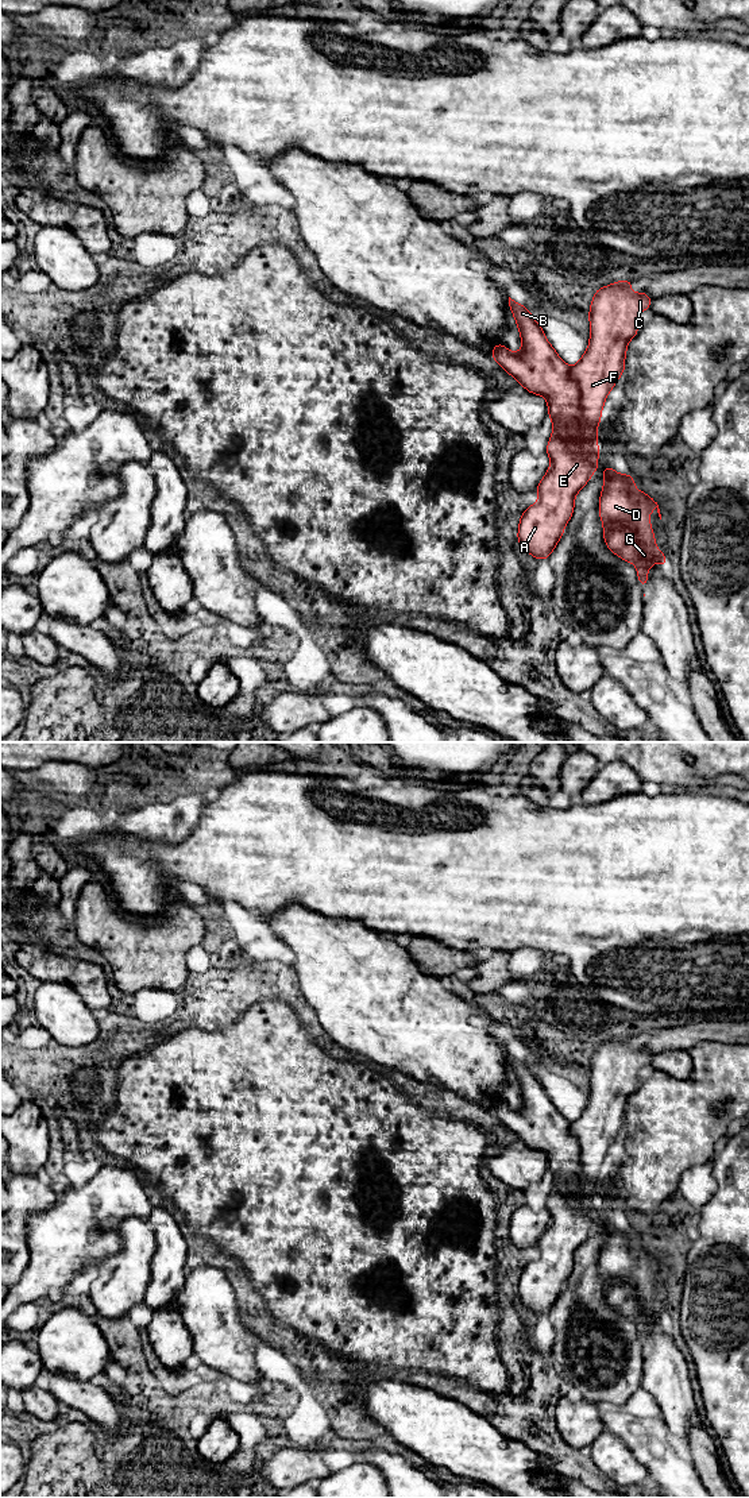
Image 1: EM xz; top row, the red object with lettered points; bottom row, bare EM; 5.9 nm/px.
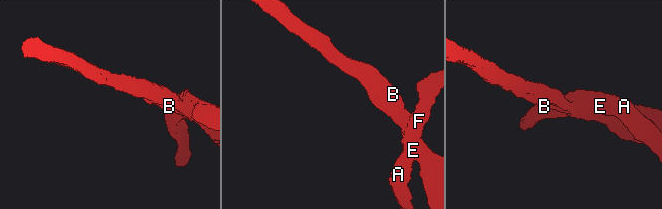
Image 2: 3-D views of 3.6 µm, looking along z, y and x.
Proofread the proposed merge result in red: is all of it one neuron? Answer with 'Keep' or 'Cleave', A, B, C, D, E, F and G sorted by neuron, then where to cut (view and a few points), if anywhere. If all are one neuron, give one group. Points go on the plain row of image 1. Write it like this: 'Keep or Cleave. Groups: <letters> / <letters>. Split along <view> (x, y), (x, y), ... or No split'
Cleave. Groups: A C E F / B D G. Split along xz (570, 1123), (579, 1150), (583, 1185), (578, 1207)

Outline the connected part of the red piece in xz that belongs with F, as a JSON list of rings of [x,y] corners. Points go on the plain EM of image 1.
[[[618,1036],[595,1046],[588,1069],[591,1078],[590,1099],[582,1115],[571,1123],[571,1132],[575,1136],[580,1154],[582,1184],[584,1190],[579,1205],[571,1202],[555,1185],[547,1201],[547,1209],[551,1215],[549,1225],[537,1242],[538,1256],[529,1262],[518,1279],[518,1298],[529,1310],[538,1316],[548,1314],[564,1283],[574,1269],[575,1251],[590,1236],[595,1228],[595,1213],[590,1211],[595,1202],[597,1184],[601,1178],[602,1165],[607,1150],[615,1142],[618,1134],[625,1127],[625,1111],[628,1099],[637,1090],[638,1070],[650,1063],[652,1054],[644,1047],[637,1050],[630,1047],[633,1036]]]

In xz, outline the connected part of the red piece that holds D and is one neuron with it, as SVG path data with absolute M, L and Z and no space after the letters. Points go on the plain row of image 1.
M610 1221L603 1225L599 1271L605 1298L613 1309L637 1323L642 1344L650 1321L660 1319L667 1323L665 1309L657 1305L649 1277L655 1262L661 1275L657 1258L636 1244L632 1229L618 1229Z

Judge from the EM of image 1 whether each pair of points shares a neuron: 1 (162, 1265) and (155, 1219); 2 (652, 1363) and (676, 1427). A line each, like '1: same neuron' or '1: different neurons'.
1: same neuron
2: same neuron

